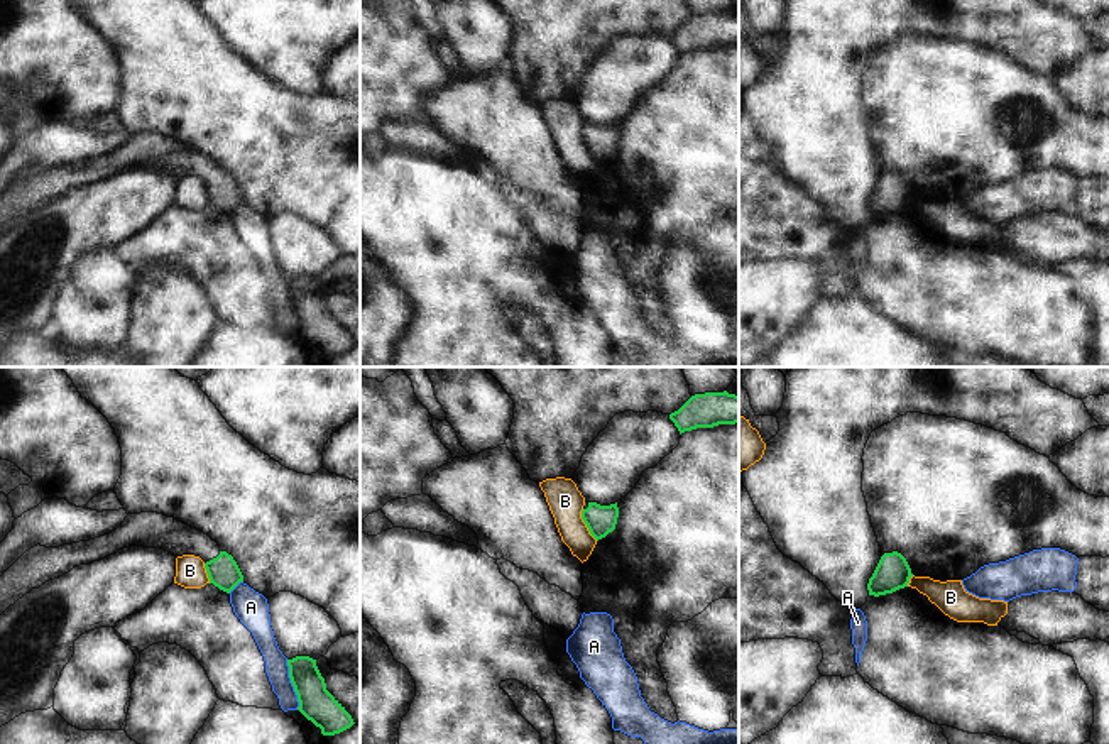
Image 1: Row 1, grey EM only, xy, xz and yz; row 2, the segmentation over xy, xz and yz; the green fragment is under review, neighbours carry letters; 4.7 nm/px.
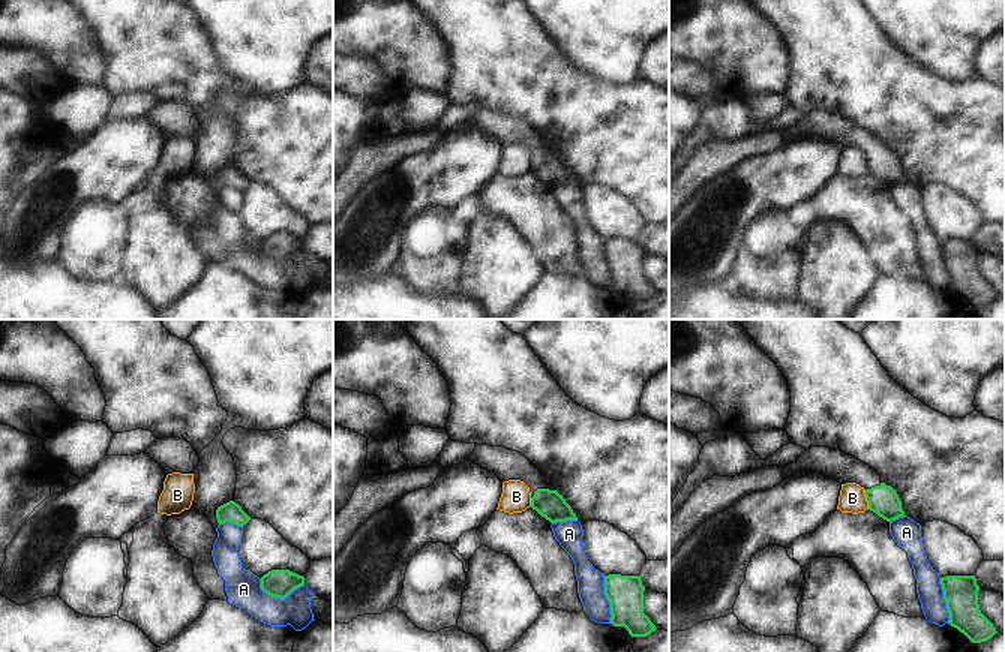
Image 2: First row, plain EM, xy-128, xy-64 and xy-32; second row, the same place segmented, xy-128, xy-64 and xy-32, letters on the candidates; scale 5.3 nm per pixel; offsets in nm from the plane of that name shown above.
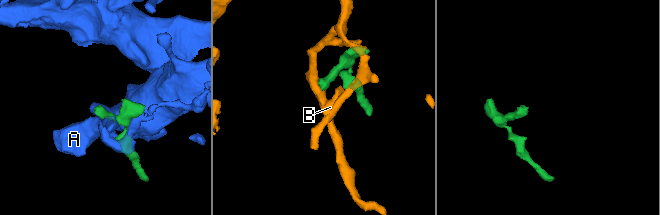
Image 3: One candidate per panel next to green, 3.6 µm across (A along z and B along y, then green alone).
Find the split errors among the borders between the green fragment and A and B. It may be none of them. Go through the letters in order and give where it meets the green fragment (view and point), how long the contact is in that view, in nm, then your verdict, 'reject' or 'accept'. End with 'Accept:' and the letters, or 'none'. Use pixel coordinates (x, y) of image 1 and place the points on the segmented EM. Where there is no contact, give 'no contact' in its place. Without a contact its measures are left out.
A: contact xy (293, 685); length 240 nm; reject
B: contact xz (585, 523); length 170 nm; reject
Accept: none

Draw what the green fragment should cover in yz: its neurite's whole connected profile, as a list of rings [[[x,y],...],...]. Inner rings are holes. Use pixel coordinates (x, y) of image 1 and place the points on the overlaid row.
[[[884,553],[869,578],[869,595],[879,597],[904,588],[911,577],[911,568],[901,553]]]

